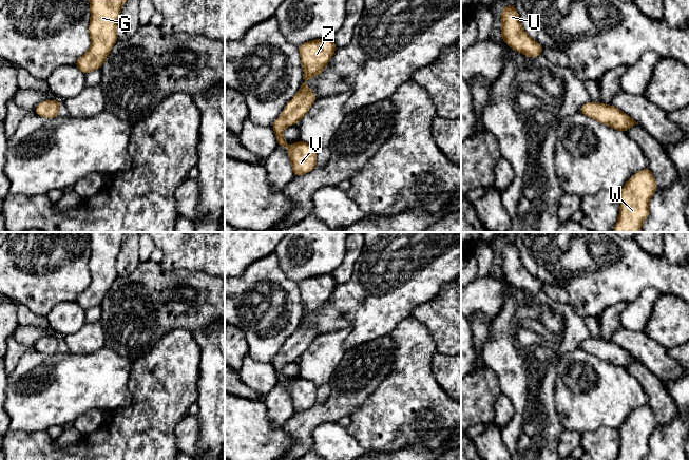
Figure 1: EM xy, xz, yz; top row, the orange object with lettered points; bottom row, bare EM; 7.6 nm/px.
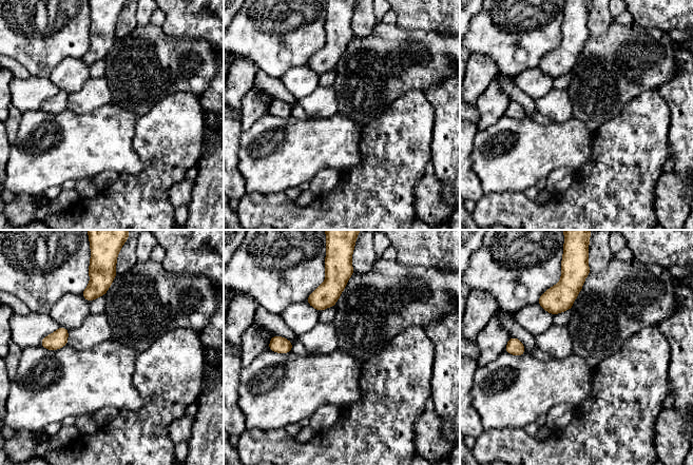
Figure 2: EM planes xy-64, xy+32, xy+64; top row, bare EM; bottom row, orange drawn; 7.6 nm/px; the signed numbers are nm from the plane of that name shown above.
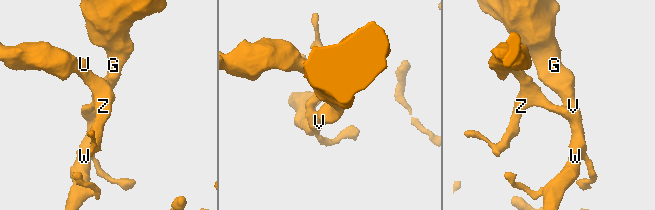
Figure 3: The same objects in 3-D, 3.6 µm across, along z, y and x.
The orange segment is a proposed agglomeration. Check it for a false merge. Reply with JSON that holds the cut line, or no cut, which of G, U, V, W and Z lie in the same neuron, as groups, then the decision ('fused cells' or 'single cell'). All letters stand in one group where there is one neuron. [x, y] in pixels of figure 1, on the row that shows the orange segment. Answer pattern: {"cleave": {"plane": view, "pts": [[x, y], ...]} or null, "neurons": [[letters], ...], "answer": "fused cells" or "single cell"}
{"cleave": null, "neurons": [["G", "U", "V", "W", "Z"]], "answer": "single cell"}

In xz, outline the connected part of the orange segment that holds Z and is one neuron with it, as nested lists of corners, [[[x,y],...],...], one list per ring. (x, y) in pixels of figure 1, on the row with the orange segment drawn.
[[[331,38],[312,40],[299,46],[304,69],[304,80],[300,91],[271,127],[279,142],[277,147],[287,147],[288,141],[282,135],[283,130],[301,121],[317,100],[313,91],[306,85],[306,80],[324,71],[336,49],[337,46]]]

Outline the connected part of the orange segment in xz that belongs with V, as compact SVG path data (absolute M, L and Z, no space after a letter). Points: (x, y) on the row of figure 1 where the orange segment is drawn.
M298 141L291 145L289 154L294 176L300 176L312 171L317 167L318 151L309 143Z

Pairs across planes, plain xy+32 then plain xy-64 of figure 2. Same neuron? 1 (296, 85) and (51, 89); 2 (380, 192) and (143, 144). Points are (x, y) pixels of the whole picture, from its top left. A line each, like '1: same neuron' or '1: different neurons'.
1: different neurons
2: same neuron

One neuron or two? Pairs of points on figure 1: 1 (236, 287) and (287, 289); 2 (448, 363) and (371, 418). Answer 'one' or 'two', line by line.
1: one
2: two

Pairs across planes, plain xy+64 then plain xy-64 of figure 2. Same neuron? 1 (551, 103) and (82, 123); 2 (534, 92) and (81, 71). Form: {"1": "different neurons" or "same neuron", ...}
{"1": "different neurons", "2": "same neuron"}

